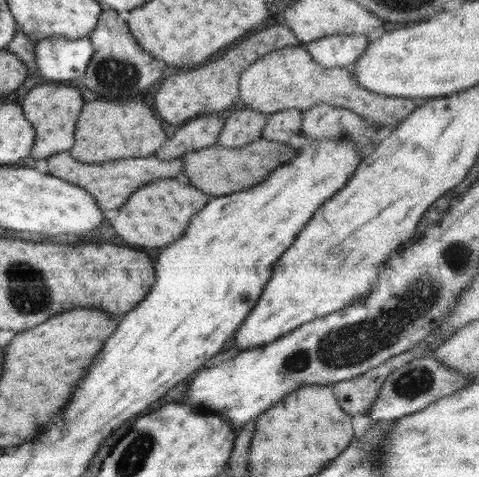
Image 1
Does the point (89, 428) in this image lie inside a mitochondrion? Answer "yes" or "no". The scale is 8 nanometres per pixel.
no

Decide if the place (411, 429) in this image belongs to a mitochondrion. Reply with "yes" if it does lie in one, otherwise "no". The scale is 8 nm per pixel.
no

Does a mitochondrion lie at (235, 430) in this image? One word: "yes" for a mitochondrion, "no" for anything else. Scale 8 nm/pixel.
no

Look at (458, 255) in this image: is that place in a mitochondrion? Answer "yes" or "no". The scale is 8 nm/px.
yes

